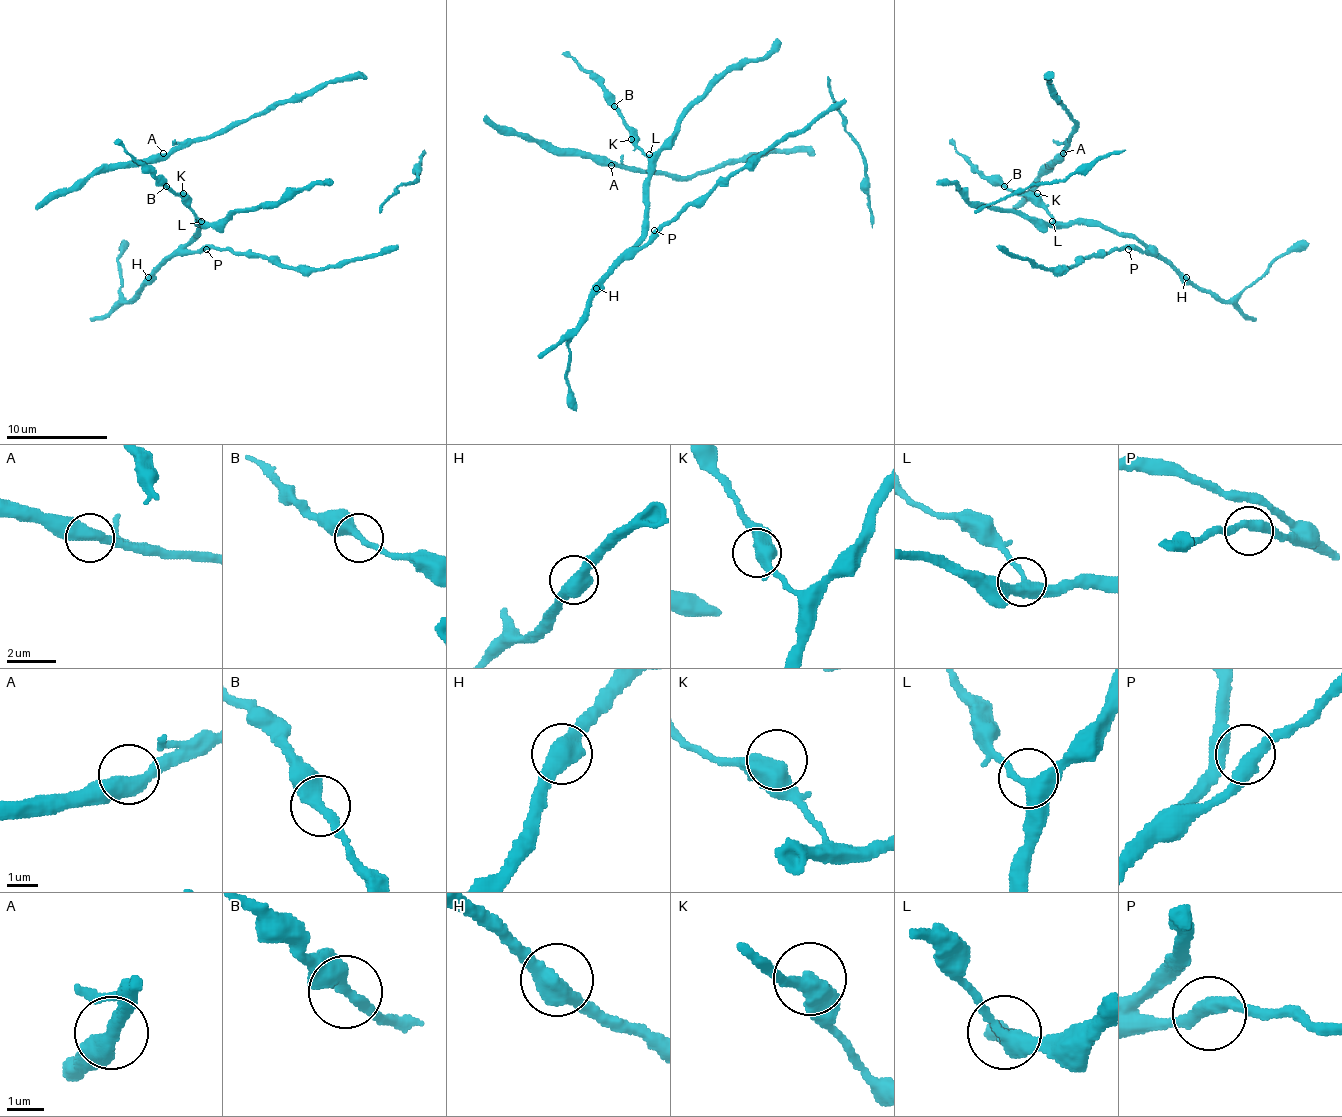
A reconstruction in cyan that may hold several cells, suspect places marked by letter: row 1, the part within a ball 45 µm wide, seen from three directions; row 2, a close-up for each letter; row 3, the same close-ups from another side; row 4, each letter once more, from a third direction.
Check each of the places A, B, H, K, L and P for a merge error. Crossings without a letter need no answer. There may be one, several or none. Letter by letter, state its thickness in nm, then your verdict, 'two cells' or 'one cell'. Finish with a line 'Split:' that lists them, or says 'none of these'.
A: calibre 480 nm; one cell
B: calibre 360 nm; one cell
H: calibre 550 nm; one cell
K: calibre 550 nm; one cell
L: calibre 340 nm; one cell
P: calibre 400 nm; one cell
Split: none of these

